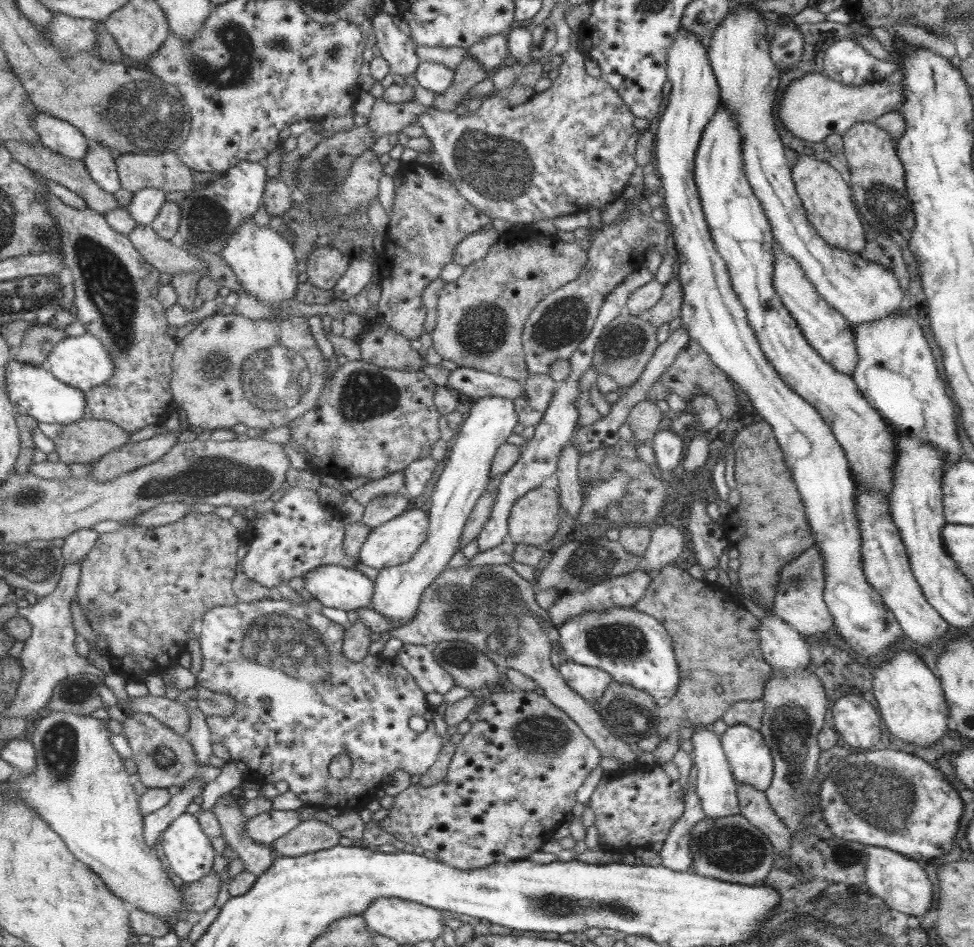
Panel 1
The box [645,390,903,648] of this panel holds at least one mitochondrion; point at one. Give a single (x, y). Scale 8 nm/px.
(800, 576)

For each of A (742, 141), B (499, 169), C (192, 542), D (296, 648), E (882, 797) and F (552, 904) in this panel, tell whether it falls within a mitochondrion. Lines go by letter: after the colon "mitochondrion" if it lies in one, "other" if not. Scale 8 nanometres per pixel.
A: other
B: mitochondrion
C: other
D: mitochondrion
E: mitochondrion
F: mitochondrion

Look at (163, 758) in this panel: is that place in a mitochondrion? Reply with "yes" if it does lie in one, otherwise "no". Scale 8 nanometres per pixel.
yes

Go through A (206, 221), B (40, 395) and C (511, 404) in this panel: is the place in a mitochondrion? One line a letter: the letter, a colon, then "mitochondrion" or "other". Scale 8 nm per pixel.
A: mitochondrion
B: other
C: other

